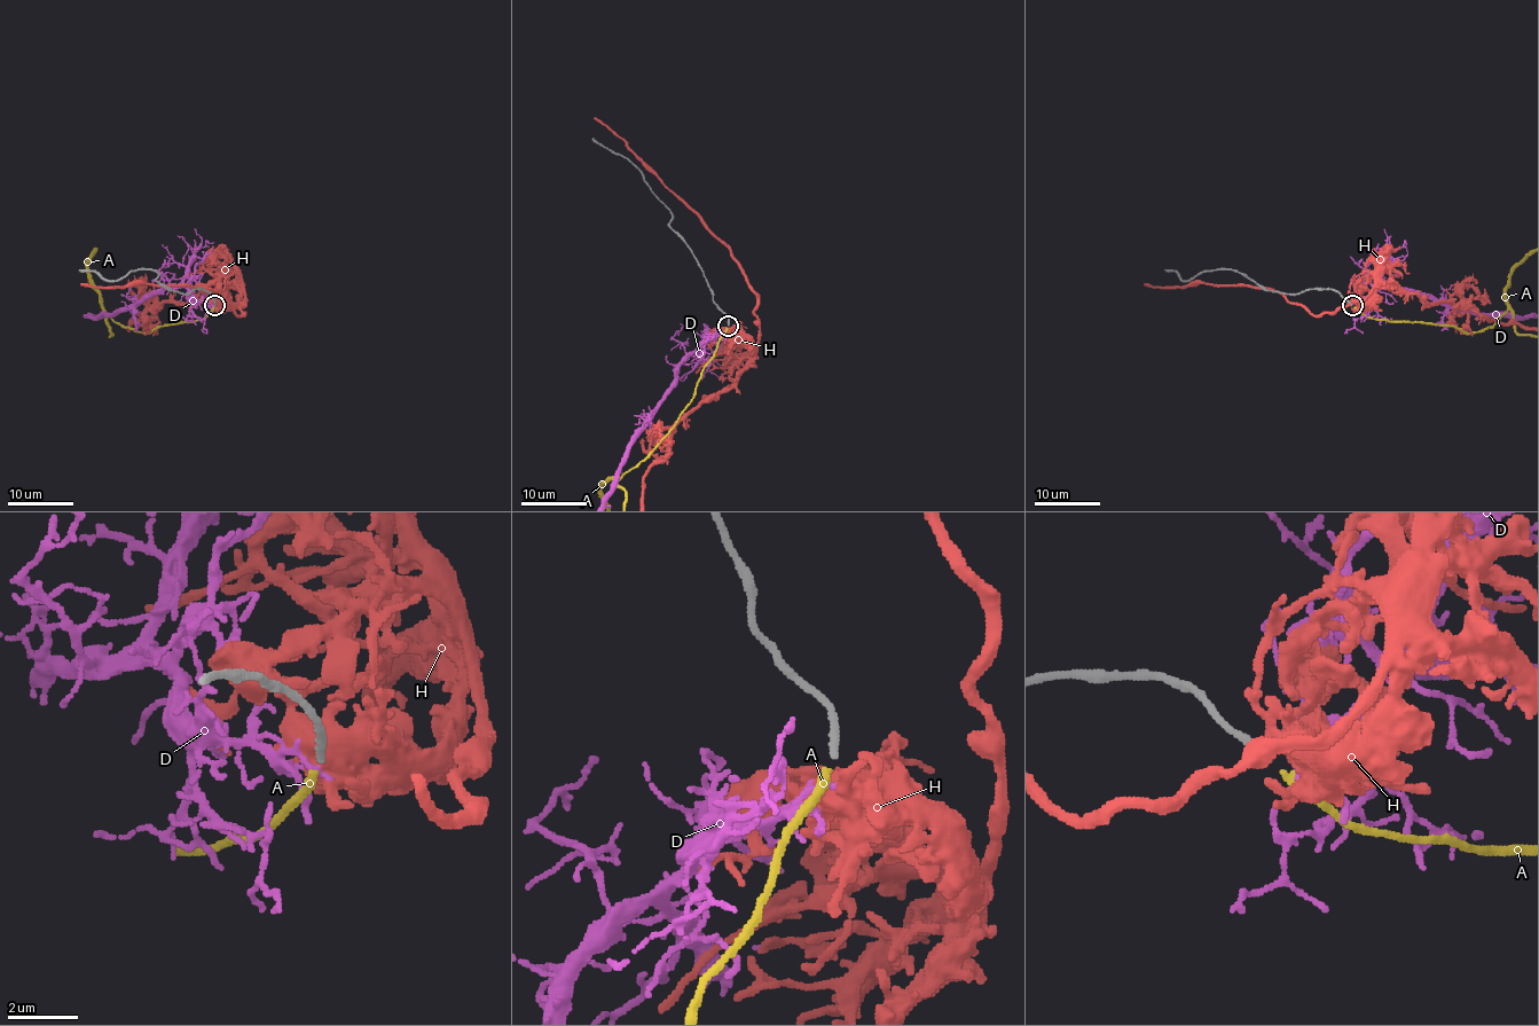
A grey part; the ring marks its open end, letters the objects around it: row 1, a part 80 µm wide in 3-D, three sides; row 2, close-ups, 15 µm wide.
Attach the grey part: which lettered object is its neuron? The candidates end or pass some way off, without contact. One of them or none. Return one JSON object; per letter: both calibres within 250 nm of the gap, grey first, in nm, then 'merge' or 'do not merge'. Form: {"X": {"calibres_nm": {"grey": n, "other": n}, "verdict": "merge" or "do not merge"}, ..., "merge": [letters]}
{"A": {"calibres_nm": {"grey": 240, "other": 260}, "verdict": "merge"}, "D": {"calibres_nm": {"grey": 240, "other": 170}, "verdict": "do not merge"}, "H": {"calibres_nm": {"grey": 240, "other": 550}, "verdict": "do not merge"}, "merge": ["A"]}

